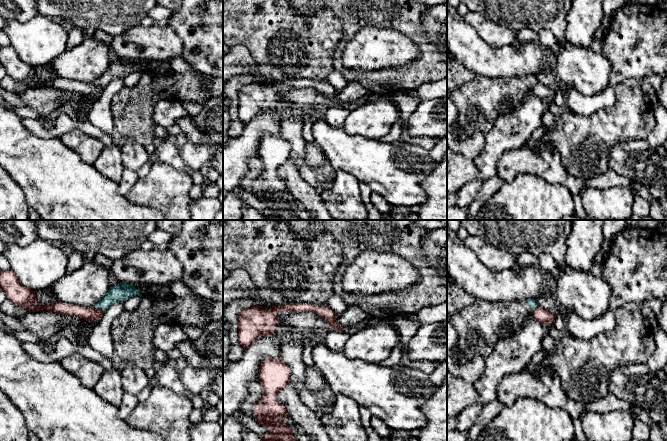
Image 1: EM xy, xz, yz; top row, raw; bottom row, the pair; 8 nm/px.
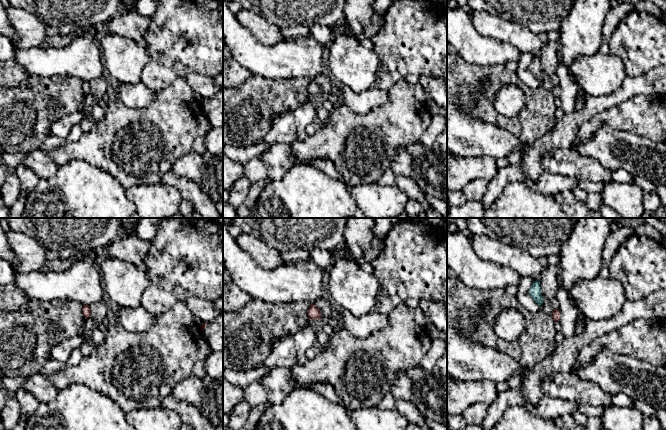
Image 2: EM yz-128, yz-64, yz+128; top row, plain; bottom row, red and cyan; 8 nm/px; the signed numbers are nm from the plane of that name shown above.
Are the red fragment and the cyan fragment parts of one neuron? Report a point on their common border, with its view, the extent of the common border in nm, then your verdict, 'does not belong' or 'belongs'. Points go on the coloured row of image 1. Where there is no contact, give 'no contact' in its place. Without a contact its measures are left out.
yz (536, 308) | 70 nm | does not belong

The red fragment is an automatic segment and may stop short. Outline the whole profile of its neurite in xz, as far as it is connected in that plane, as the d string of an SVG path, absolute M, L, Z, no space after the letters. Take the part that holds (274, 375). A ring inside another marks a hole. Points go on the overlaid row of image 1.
M265 358L259 369L263 395L253 405L253 418L266 426L269 433L260 437L263 441L297 441L291 428L283 419L289 417L286 407L277 399L277 394L290 382L290 368L281 358Z

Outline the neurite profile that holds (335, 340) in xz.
M330 329L328 333L323 336L324 343L331 350L342 351L345 343L349 339L350 334L345 331L337 331Z

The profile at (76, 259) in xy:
M63 244L60 248L68 258L67 273L80 269L86 262L85 255L82 252L75 250L71 246Z

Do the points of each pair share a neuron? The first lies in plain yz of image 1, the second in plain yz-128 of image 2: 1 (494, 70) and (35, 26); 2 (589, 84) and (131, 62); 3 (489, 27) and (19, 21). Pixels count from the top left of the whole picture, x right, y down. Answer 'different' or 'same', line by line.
1: different
2: same
3: same

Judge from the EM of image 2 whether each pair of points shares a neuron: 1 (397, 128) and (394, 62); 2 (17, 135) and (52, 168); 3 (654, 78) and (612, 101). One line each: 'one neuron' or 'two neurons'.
1: two neurons
2: two neurons
3: one neuron

